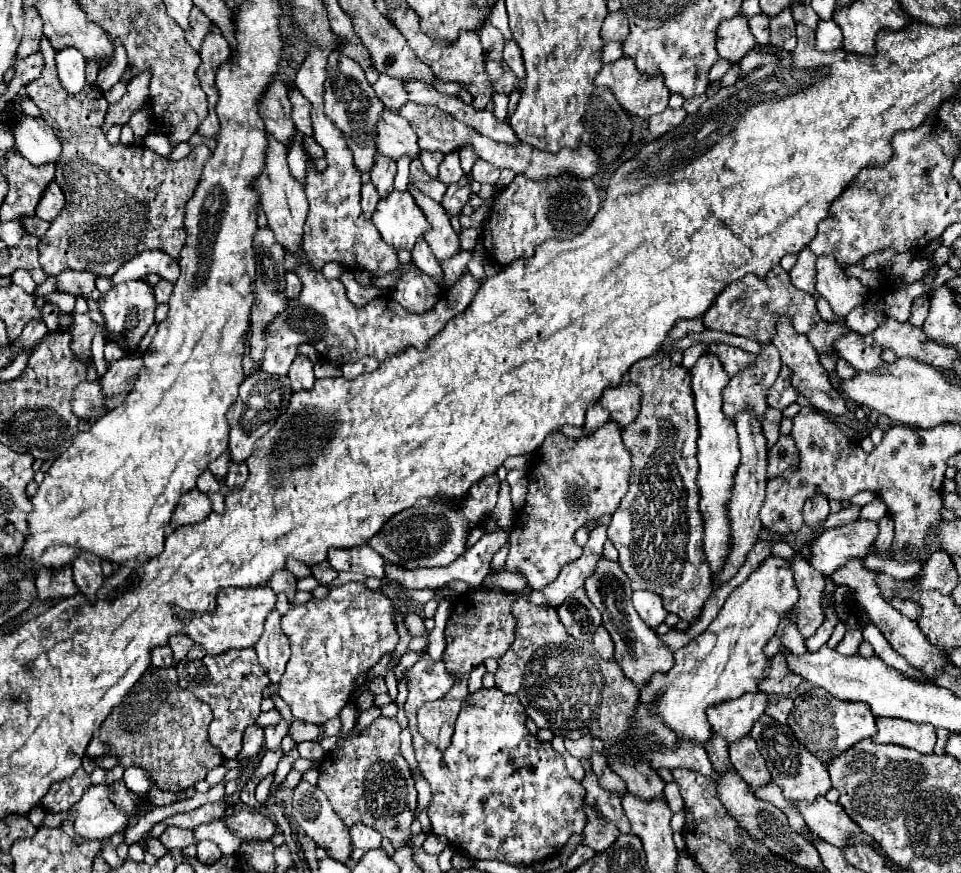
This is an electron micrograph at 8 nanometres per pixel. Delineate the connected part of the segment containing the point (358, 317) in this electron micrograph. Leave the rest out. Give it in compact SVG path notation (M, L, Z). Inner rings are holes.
M299 256L295 273L303 281L301 294L295 300L289 300L285 314L277 314L277 318L269 322L269 342L267 342L261 362L253 362L249 334L245 336L243 370L247 376L253 372L269 372L277 376L287 374L297 354L299 344L315 344L319 354L323 354L326 359L337 364L355 362L363 356L375 356L377 360L383 360L389 356L387 354L389 350L397 350L405 346L417 346L419 350L427 348L429 340L445 326L445 322L461 314L471 304L475 292L479 290L477 282L467 272L445 292L445 298L441 298L429 312L413 314L413 312L407 312L391 296L381 296L369 302L365 308L355 308L347 300L345 286L341 284L341 280L327 280L321 272L313 272L305 256ZM401 320L403 320L403 326L397 324ZM413 322L417 322L415 328L413 328ZM411 332L417 332L417 334L411 334Z

